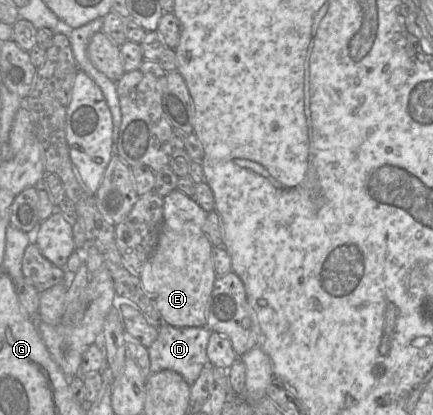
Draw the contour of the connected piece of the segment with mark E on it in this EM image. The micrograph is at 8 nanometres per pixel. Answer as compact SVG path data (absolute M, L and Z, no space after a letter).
M178 189L163 197L163 223L155 248L139 279L164 324L201 327L207 322L210 296L216 280L212 244L204 232L207 212Z

